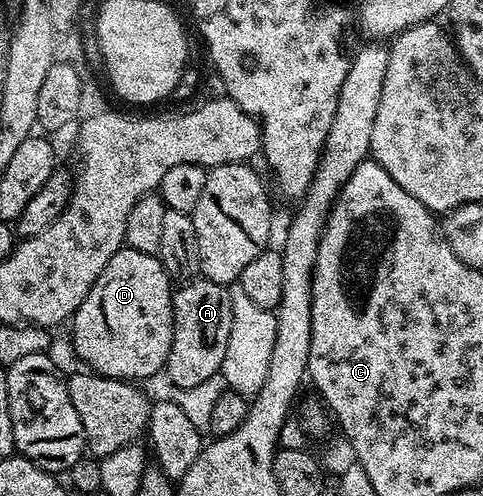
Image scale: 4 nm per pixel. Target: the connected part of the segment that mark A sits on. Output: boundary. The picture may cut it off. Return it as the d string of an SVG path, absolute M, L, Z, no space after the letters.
M193 279L182 284L173 295L173 342L163 370L173 389L196 387L220 373L227 339L233 326L233 304L229 289L213 281Z

